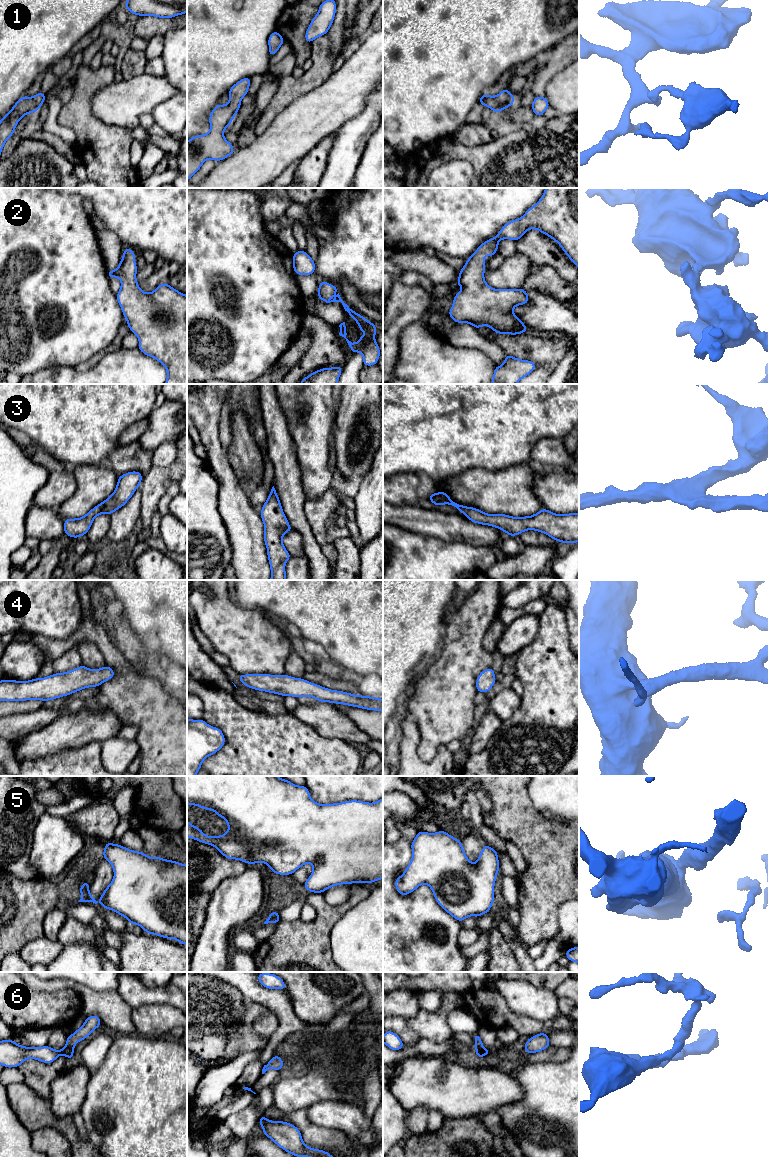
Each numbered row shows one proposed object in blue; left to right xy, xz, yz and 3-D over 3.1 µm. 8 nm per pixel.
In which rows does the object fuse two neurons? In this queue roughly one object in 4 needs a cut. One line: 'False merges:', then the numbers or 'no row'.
False merges: no row

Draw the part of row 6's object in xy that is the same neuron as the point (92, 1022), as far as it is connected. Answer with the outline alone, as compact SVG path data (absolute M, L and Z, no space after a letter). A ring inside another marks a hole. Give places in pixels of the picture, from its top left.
M97 1015L86 1017L84 1024L72 1035L67 1036L66 1045L61 1050L55 1050L48 1045L43 1047L25 1047L17 1044L12 1039L1 1040L0 1064L3 1067L18 1068L27 1059L35 1059L50 1064L60 1055L72 1060L76 1043L86 1039L99 1026L101 1026L101 1019Z

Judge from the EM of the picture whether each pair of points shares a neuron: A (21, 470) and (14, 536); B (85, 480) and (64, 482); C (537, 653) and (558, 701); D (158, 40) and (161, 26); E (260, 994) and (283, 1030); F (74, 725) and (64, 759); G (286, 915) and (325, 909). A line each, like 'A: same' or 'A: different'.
A: same
B: different
C: same
D: different
E: same
F: different
G: different

